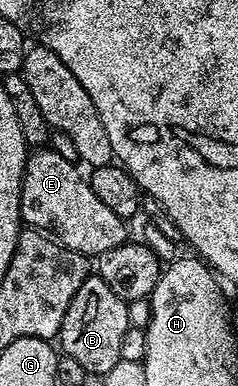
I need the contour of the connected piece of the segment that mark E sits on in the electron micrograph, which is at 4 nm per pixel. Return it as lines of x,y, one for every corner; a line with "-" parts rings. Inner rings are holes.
52,147
34,148
25,158
25,170
21,180
21,219
26,226
52,235
72,253
84,253
90,259
97,259
102,253
111,251
127,241
127,225
95,195
86,174
81,174
77,168
74,162
63,159
63,155
56,153

